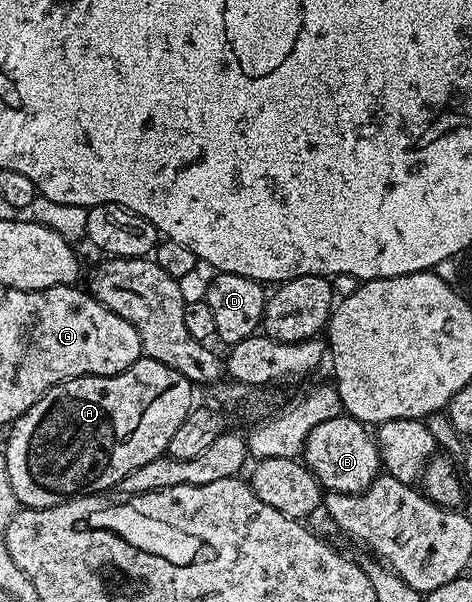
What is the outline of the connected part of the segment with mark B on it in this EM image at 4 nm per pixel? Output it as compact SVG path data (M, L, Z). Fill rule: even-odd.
M343 413L332 417L332 421L316 425L316 429L308 433L301 458L326 491L358 495L380 474L382 458L378 455L378 445L375 436L366 431L369 431L367 424Z

